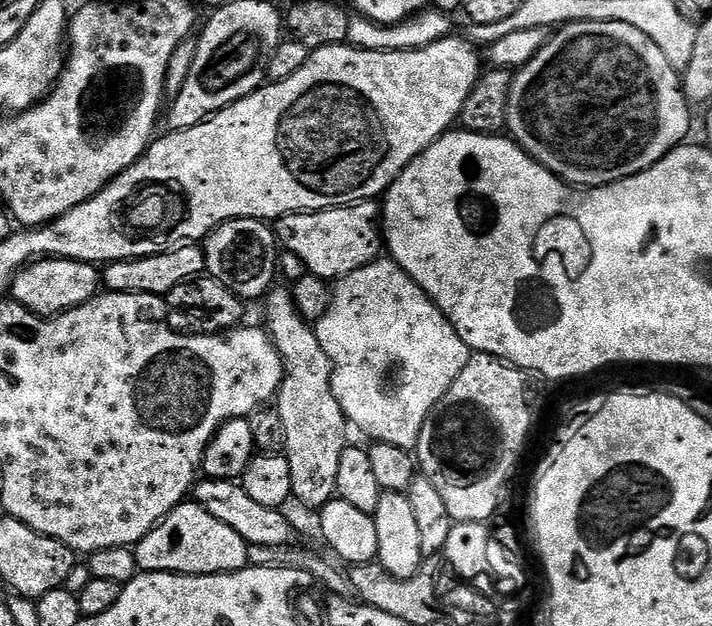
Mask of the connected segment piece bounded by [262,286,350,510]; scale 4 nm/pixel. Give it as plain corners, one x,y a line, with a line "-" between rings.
273,287
262,300
263,323
284,363
284,380
274,407
286,426
284,452
290,462
292,495
306,507
319,510
336,496
338,461
349,443
350,425
342,414
342,406
338,406
338,398
334,398
332,368
328,365
326,350
322,350
322,342
318,342
316,329
302,318
291,287
284,287

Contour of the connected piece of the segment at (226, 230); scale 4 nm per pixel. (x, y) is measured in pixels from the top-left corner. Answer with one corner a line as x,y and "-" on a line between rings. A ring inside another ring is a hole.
228,220
213,228
203,241
207,275
222,282
245,302
259,301
278,276
278,241
275,231
262,220

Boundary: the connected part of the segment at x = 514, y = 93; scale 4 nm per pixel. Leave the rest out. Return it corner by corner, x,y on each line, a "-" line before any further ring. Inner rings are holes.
579,20
555,29
546,46
542,46
542,50
538,50
538,54
534,54
534,58
530,58
530,62
526,62
526,66
513,75
506,128
511,139
525,148
542,167
553,172
559,180
581,188
600,188
603,184
612,184
615,180
625,180
627,176
644,172
659,162
666,153
673,152
685,143
689,139
688,131
692,128
691,110
693,111
690,101
684,95
681,73
672,69
670,62
666,62
666,54
662,54
662,50
658,50
658,46
654,46
654,42
650,42
650,38
642,34
642,30
626,26
626,22

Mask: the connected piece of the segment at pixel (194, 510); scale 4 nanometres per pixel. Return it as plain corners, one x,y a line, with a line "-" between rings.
195,502
180,504
135,545
136,567
140,572
174,572
178,576
217,576
223,572
241,572
249,567
248,543
230,530
226,522
218,522
214,514
202,510

